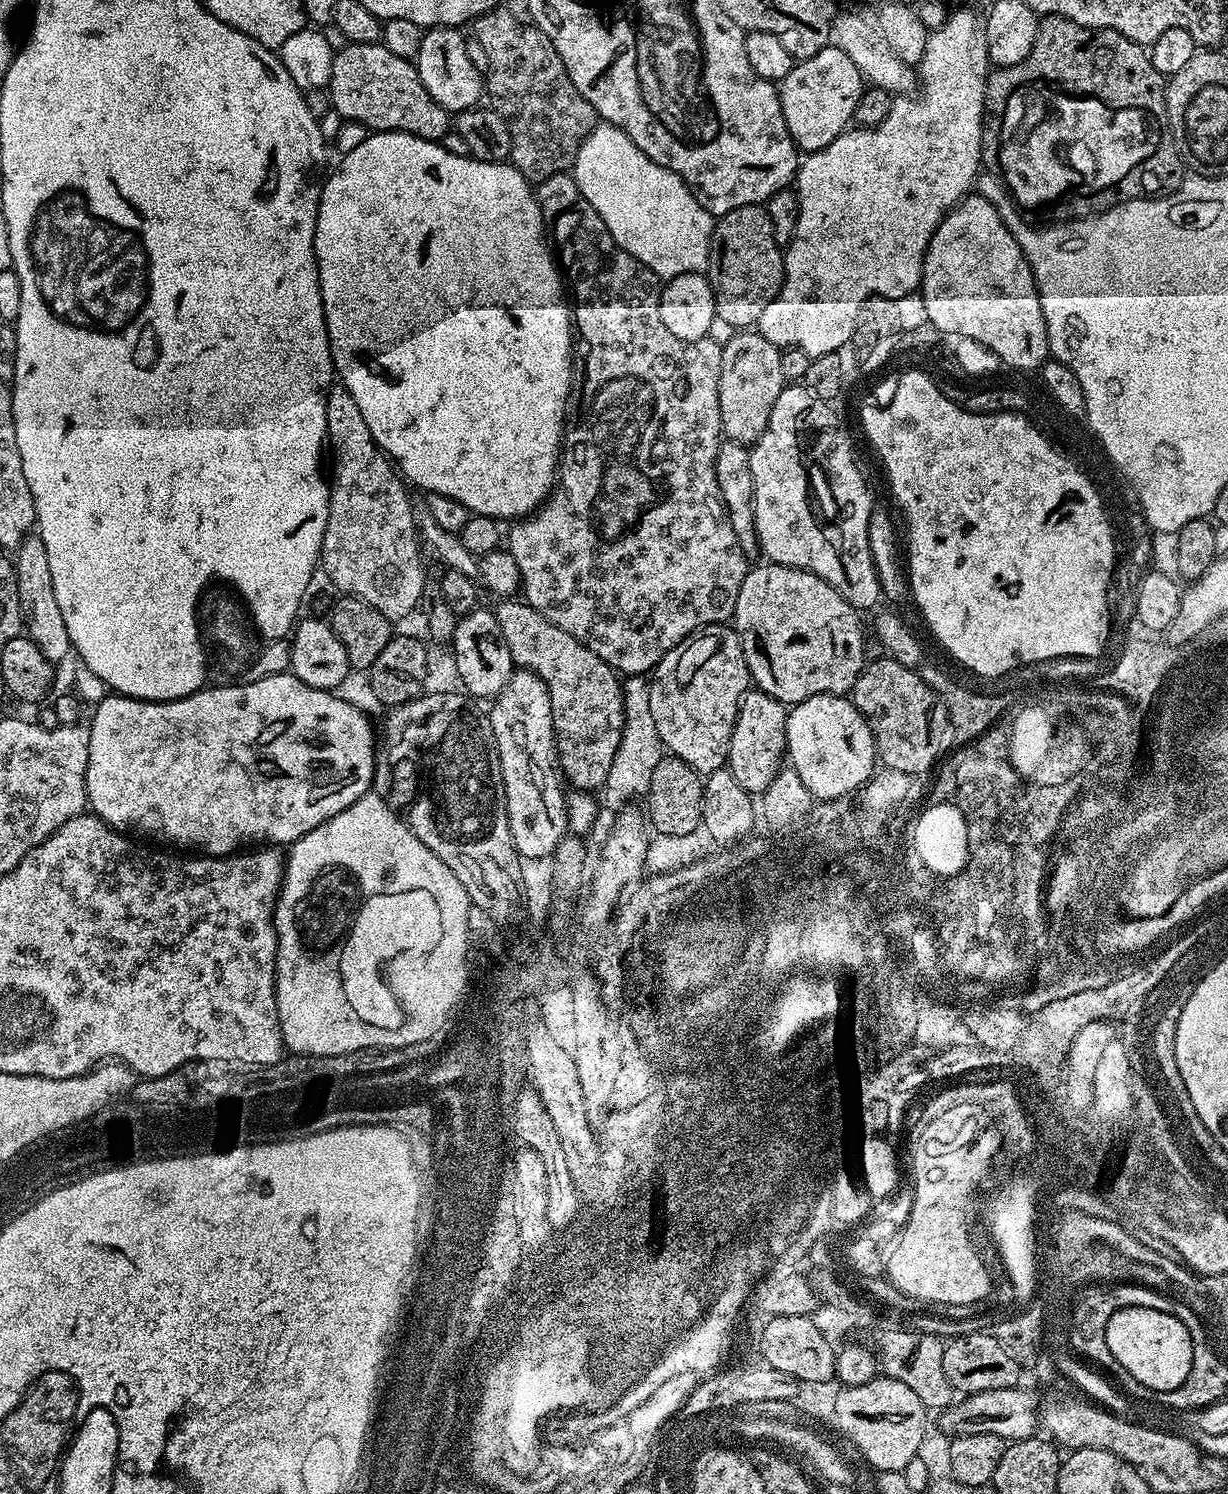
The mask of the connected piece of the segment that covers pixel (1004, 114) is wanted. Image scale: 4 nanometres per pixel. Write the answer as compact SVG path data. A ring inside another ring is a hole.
M1045 16L1036 25L1036 37L1030 54L1026 54L1026 58L1014 66L989 71L988 79L984 82L984 110L989 117L994 118L994 126L984 127L980 139L980 162L987 175L993 178L1001 175L1000 135L1004 133L1004 124L1008 124L1008 107L1010 107L1003 107L1004 96L1008 96L1008 92L1012 92L1012 88L1016 88L1016 84L1020 84L1020 80L1032 80L1032 76L1056 76L1058 79L1064 80L1064 84L1076 84L1076 88L1080 88L1084 92L1096 92L1096 96L1104 96L1104 100L1112 100L1112 104L1141 104L1141 106L1120 106L1120 108L1110 108L1110 106L1100 104L1100 108L1104 108L1106 113L1104 149L1111 156L1124 154L1124 160L1134 164L1142 156L1146 156L1152 150L1152 146L1154 146L1154 156L1160 156L1160 153L1164 154L1166 151L1173 151L1172 131L1164 101L1166 78L1161 72L1154 70L1154 62L1146 51L1145 45L1136 44L1130 38L1109 28L1087 28L1070 18Z

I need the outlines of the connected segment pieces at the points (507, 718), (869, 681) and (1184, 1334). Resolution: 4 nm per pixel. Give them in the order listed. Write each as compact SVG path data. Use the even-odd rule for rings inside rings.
M516 668L491 704L492 709L487 709L486 715L502 766L510 834L521 857L532 862L555 853L569 831L565 785L558 771L550 694L546 690L546 682L542 682L538 674L529 668Z
M891 658L865 663L863 672L854 682L850 699L852 705L863 714L864 720L874 734L876 754L879 763L883 767L885 764L886 767L893 768L896 772L905 772L908 776L920 776L923 772L928 772L933 767L932 772L937 767L941 757L953 747L947 706L944 705L939 694L923 680L917 669L902 666Z
M1119 1308L1110 1318L1106 1326L1106 1344L1110 1354L1126 1368L1134 1378L1152 1391L1168 1393L1182 1382L1186 1382L1186 1374L1190 1374L1190 1358L1194 1355L1194 1338L1192 1342L1190 1328L1178 1318L1170 1314L1162 1314L1162 1310L1146 1310L1145 1308Z

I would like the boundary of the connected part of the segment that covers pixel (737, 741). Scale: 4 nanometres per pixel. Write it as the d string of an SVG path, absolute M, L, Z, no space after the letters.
M749 690L742 698L734 734L730 738L728 751L728 771L734 774L738 786L753 794L763 794L786 764L788 743L786 742L786 722L789 709L778 698L759 690Z

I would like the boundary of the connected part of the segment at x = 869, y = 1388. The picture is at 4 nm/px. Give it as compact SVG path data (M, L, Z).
M889 1376L866 1382L862 1386L841 1387L835 1403L834 1424L848 1435L848 1440L864 1455L864 1460L877 1473L903 1472L906 1462L921 1455L924 1431L928 1428L929 1409L902 1382Z

